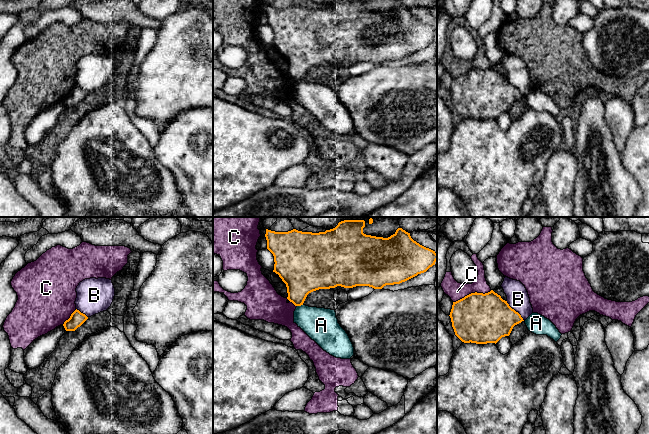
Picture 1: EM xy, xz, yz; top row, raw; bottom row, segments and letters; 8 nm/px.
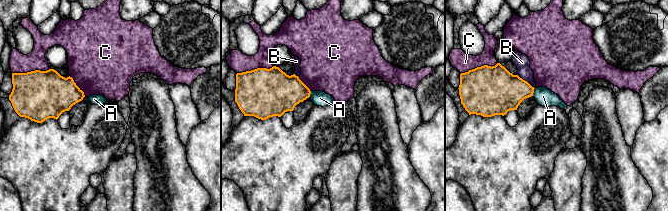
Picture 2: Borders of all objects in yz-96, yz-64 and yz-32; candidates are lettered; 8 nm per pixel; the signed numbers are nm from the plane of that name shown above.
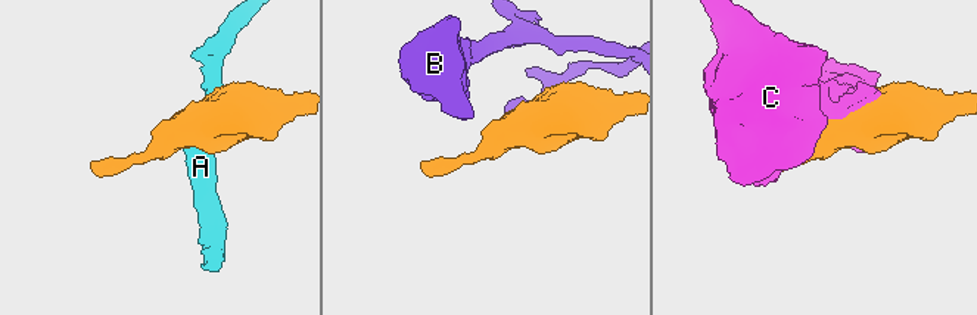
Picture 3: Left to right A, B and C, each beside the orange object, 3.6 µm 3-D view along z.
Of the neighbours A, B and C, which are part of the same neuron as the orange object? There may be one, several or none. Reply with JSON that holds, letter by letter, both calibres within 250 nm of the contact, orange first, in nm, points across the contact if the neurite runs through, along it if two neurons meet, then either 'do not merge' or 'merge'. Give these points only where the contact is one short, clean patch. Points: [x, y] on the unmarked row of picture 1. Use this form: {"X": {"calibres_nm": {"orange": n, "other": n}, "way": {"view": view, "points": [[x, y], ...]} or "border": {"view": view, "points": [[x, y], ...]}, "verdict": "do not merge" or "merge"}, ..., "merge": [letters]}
{"A": {"calibres_nm": {"orange": 320, "other": 280}, "border": {"view": "xz", "points": [[302, 80], [297, 82]]}, "verdict": "do not merge"}, "B": {"calibres_nm": {"orange": 400, "other": 180}, "verdict": "do not merge"}, "C": {"calibres_nm": {"orange": 400, "other": 140}, "verdict": "do not merge"}, "merge": []}

